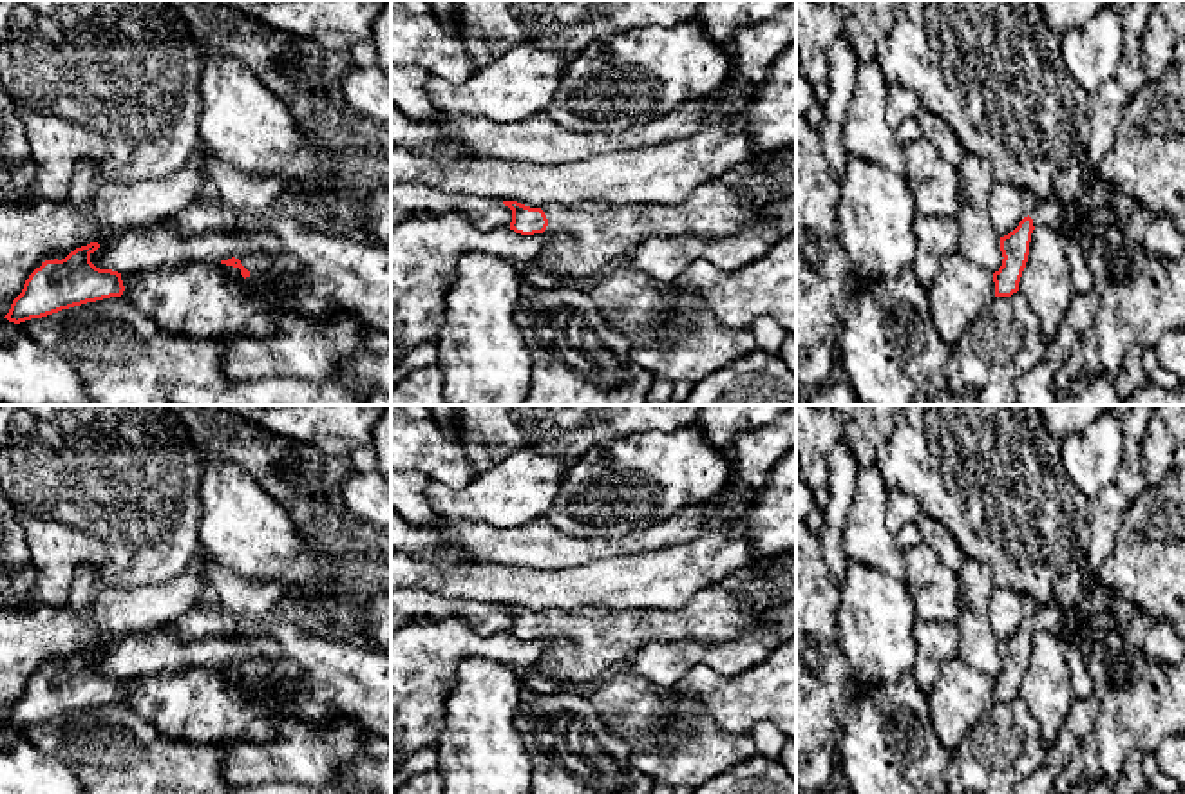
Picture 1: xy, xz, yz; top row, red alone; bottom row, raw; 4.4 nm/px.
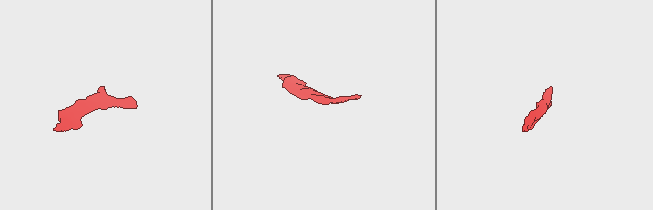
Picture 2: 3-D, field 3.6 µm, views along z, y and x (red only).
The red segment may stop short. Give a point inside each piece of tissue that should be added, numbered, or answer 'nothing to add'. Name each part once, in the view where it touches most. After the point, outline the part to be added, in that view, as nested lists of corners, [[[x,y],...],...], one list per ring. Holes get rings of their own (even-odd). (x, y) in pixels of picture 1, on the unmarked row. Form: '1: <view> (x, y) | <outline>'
1: xz (588, 644) | [[[711,586],[675,610],[546,610],[545,657],[528,671],[552,675],[561,689],[588,691],[621,671],[648,644],[724,640],[751,629],[773,606]]]

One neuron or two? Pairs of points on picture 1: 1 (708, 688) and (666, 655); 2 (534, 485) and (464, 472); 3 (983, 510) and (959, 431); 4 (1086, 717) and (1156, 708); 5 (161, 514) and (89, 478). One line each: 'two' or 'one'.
1: two
2: two
3: one
4: two
5: one

